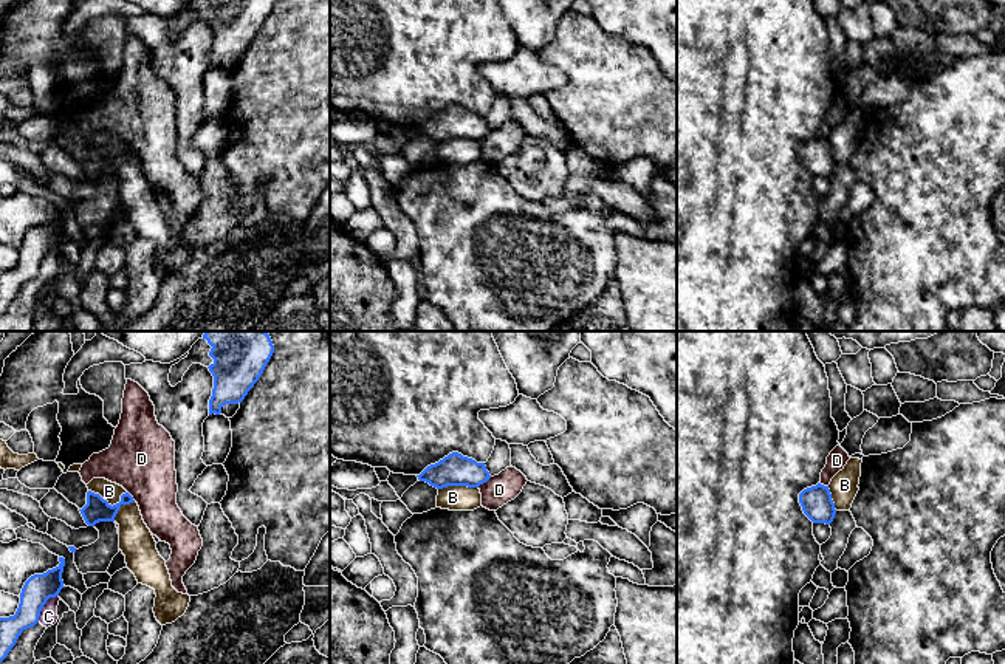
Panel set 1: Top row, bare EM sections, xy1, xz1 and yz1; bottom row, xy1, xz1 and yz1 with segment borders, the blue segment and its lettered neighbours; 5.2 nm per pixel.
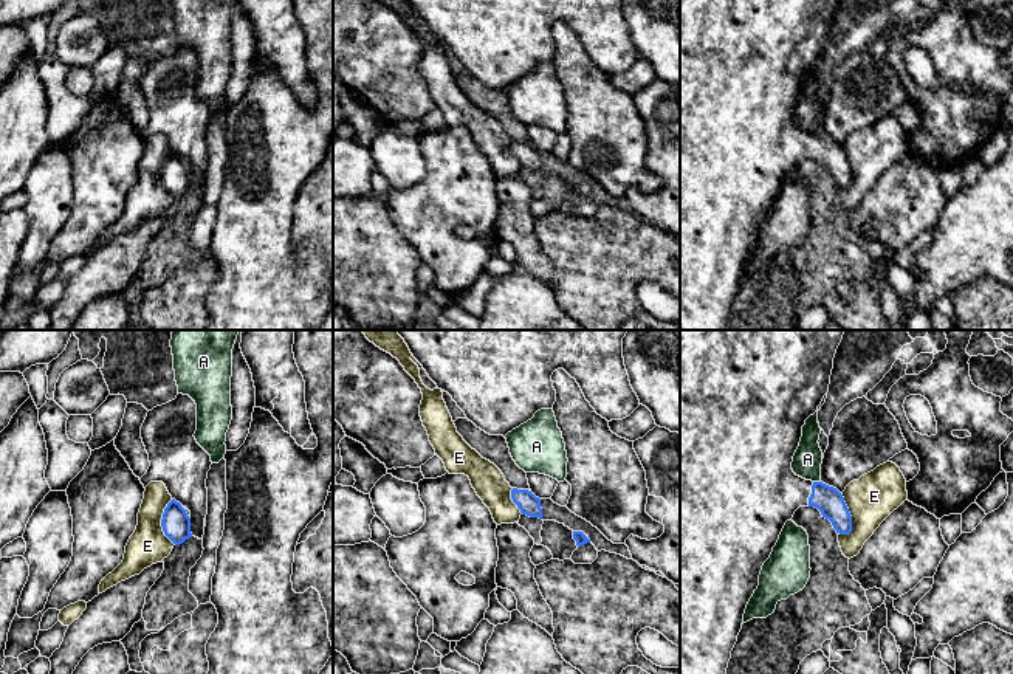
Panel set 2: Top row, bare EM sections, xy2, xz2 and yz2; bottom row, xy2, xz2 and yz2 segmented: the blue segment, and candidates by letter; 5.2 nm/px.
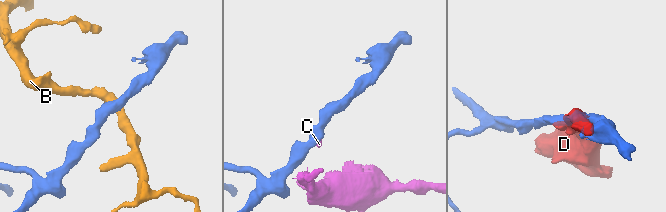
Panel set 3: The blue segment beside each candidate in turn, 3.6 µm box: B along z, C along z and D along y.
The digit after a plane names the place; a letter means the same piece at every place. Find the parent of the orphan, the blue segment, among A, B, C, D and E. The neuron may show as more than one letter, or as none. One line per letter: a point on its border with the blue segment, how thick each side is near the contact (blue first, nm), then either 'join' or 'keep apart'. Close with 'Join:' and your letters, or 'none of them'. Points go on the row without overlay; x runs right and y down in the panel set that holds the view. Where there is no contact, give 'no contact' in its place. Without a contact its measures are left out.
A: yz2 (817, 135) | 150/150 nm | keep apart
B: xy1 (110, 158) | 130/100 nm | keep apart
C: xy1 (44, 257) | 150/100 nm | keep apart
D: xz1 (483, 135) | 160/160 nm | keep apart
E: yz2 (849, 168) | 150/240 nm | keep apart
Join: none of them

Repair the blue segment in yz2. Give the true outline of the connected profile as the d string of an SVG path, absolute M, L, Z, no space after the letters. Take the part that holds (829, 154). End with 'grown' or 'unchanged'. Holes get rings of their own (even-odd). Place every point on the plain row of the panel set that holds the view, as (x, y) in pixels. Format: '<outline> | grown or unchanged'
M680 0L680 330L725 330L731 304L742 282L743 267L759 239L764 215L770 211L779 187L799 160L815 160L840 187L852 184L852 169L843 147L822 135L796 129L793 108L802 90L805 73L818 64L829 45L833 11L838 0Z | grown

